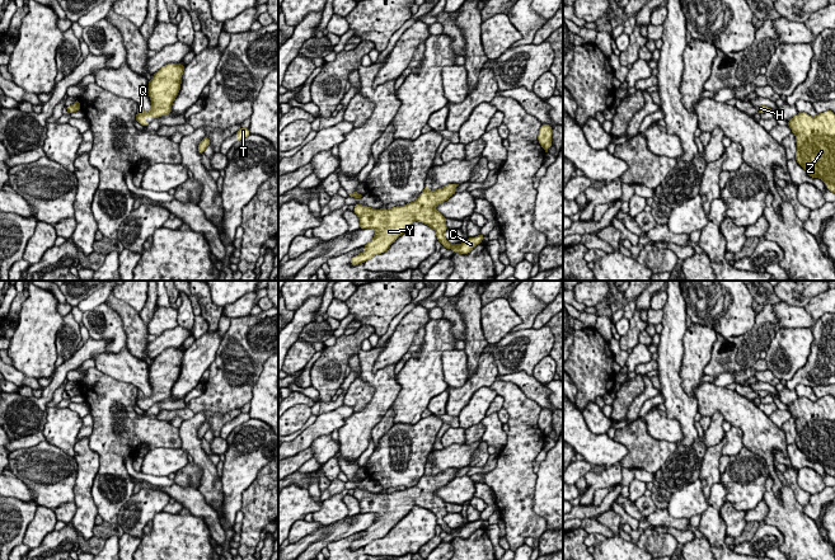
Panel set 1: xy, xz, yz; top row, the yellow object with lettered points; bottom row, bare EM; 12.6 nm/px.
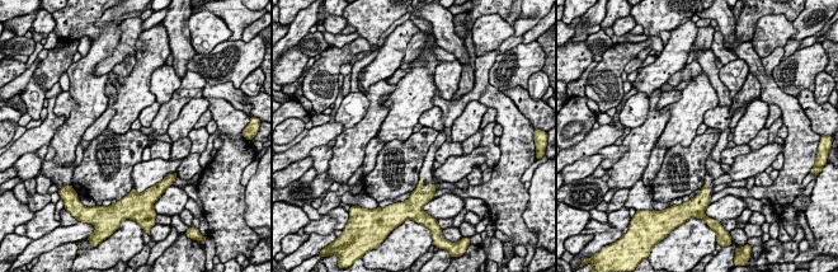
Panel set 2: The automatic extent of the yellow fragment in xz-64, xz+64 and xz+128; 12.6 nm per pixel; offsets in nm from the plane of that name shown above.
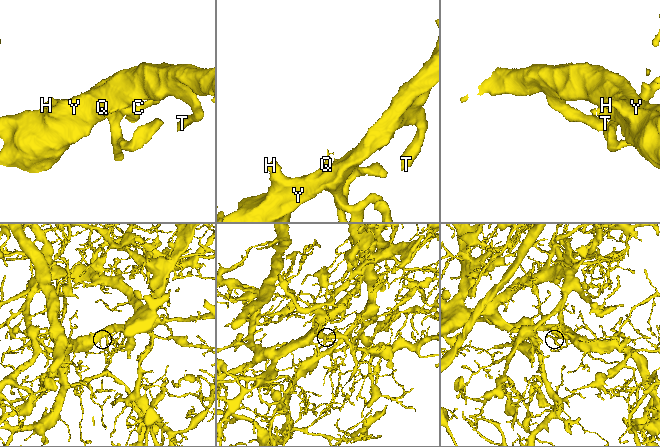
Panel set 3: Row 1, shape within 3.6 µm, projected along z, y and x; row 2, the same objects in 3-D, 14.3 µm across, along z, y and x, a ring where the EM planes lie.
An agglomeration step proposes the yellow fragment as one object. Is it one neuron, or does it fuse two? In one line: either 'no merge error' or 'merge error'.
no merge error

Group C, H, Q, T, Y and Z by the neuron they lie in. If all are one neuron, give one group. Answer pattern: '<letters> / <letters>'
C H Q T Y Z

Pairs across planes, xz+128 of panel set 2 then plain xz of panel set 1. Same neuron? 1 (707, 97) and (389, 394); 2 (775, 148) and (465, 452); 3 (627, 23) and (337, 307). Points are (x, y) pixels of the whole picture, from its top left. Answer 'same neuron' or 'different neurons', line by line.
1: different neurons
2: same neuron
3: same neuron

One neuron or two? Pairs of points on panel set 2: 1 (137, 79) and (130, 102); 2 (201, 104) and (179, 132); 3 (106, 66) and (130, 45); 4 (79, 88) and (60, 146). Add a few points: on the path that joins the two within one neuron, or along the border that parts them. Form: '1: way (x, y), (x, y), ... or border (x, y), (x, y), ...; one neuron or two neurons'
1: way (137, 84), (132, 97); one neuron
2: way (194, 111), (182, 126); one neuron
3: way (112, 60), (123, 51); one neuron
4: way (83, 102), (83, 116), (71, 132); one neuron

